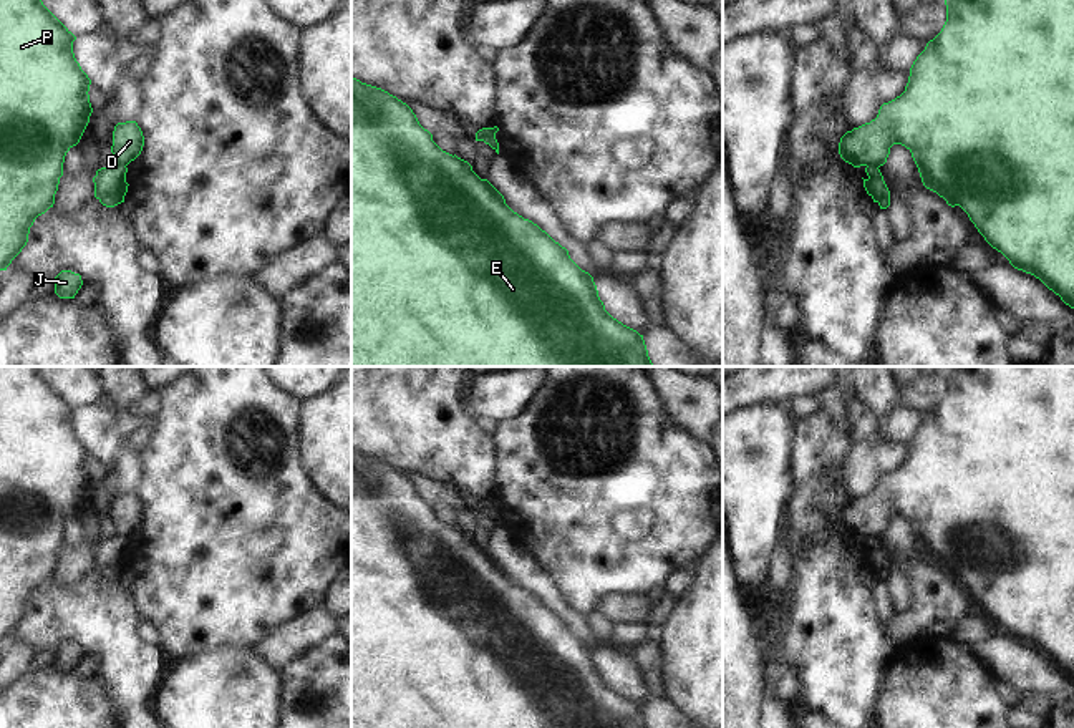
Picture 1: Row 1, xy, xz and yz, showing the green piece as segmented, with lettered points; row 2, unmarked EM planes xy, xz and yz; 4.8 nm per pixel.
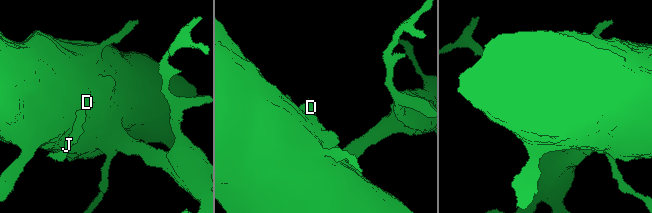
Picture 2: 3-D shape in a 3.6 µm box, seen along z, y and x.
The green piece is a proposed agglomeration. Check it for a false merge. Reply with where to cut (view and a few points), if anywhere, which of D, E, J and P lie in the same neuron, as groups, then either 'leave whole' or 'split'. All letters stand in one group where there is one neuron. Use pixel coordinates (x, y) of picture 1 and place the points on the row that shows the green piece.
cut yz (867, 165), (877, 168); groups D E P / J; split

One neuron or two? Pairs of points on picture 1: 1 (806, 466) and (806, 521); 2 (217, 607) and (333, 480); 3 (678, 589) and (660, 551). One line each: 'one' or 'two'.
1: one
2: two
3: two

